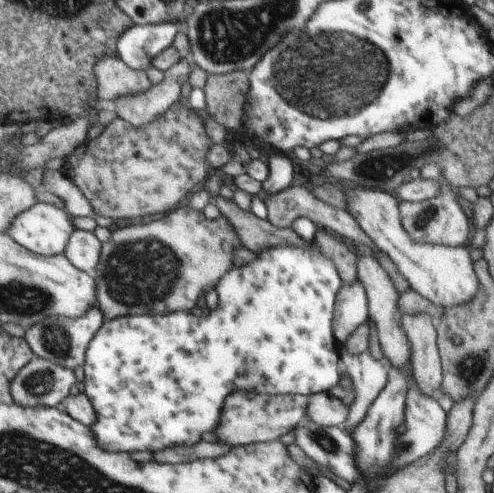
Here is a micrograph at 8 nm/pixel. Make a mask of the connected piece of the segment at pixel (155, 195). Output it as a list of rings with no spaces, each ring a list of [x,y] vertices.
[[[180,98],[164,116],[147,127],[135,127],[120,117],[115,118],[97,138],[87,139],[69,154],[64,172],[90,201],[94,214],[128,220],[148,214],[164,214],[186,203],[212,171],[204,162],[204,156],[213,144],[204,133],[203,119],[196,117],[191,109],[187,100]]]

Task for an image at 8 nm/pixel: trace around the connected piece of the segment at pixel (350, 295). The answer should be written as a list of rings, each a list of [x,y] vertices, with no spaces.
[[[358,278],[353,284],[342,285],[335,296],[331,331],[338,344],[346,343],[363,322],[368,321],[367,294]]]

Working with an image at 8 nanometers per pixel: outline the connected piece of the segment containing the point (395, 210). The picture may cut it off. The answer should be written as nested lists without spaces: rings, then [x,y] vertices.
[[[338,184],[343,190],[345,208],[380,251],[396,265],[409,286],[434,305],[449,307],[472,300],[478,288],[473,261],[465,246],[447,247],[417,243],[404,230],[399,219],[399,201],[395,195],[380,189],[369,189],[354,184]]]

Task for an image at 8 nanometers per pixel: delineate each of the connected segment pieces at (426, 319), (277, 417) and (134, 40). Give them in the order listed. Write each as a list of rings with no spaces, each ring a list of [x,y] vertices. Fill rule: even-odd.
[[[404,313],[400,321],[411,344],[413,377],[424,394],[437,398],[443,374],[435,319],[427,313]]]
[[[234,392],[228,396],[223,406],[223,417],[213,430],[216,441],[211,445],[241,447],[256,443],[279,440],[279,438],[293,430],[306,416],[308,397],[290,393],[279,395],[267,395],[242,392]]]
[[[162,23],[159,25],[132,25],[130,30],[127,30],[119,38],[119,49],[117,50],[117,56],[120,57],[131,69],[145,71],[148,67],[152,66],[152,61],[159,56],[163,50],[166,50],[175,40],[176,33],[179,32],[179,28],[182,23]]]

